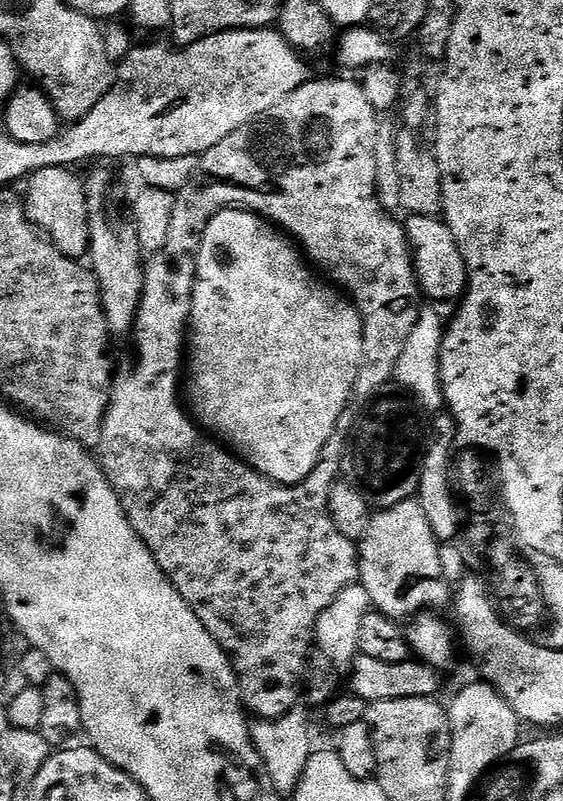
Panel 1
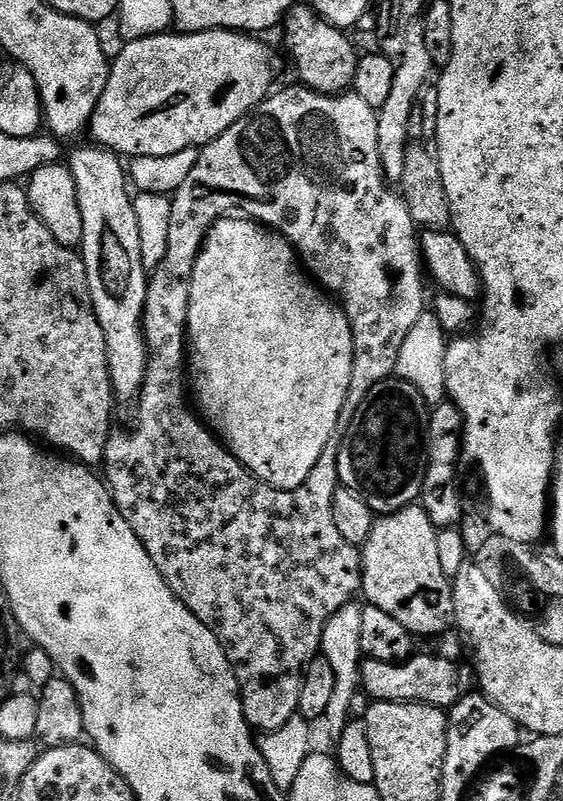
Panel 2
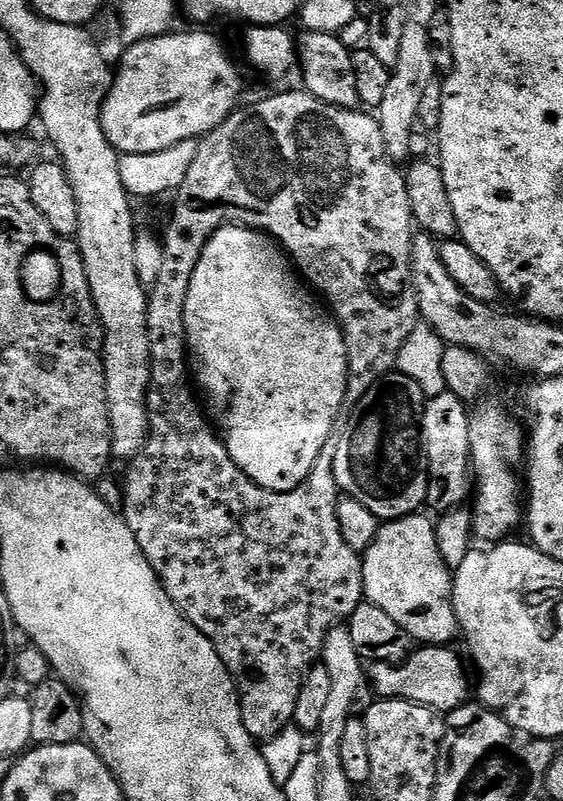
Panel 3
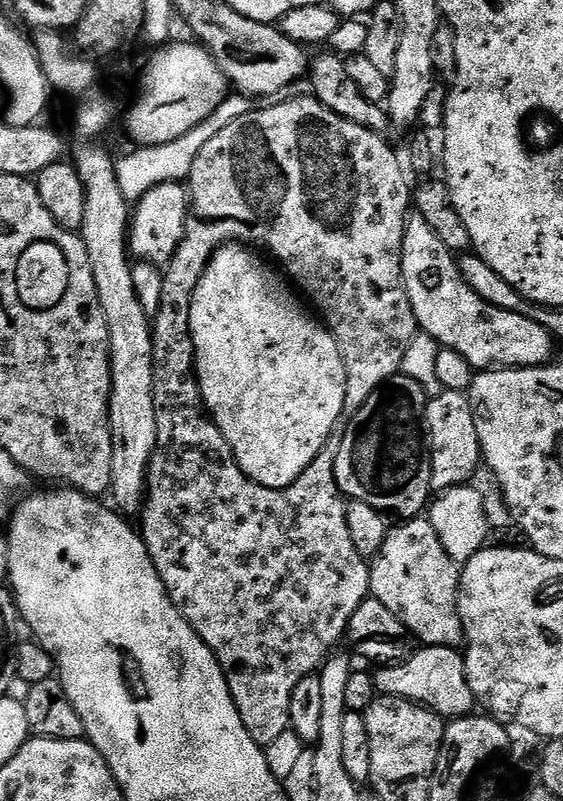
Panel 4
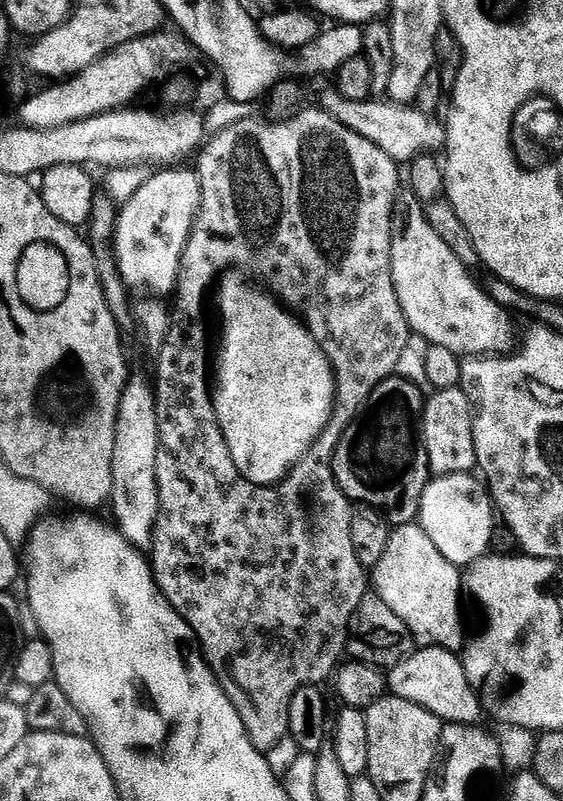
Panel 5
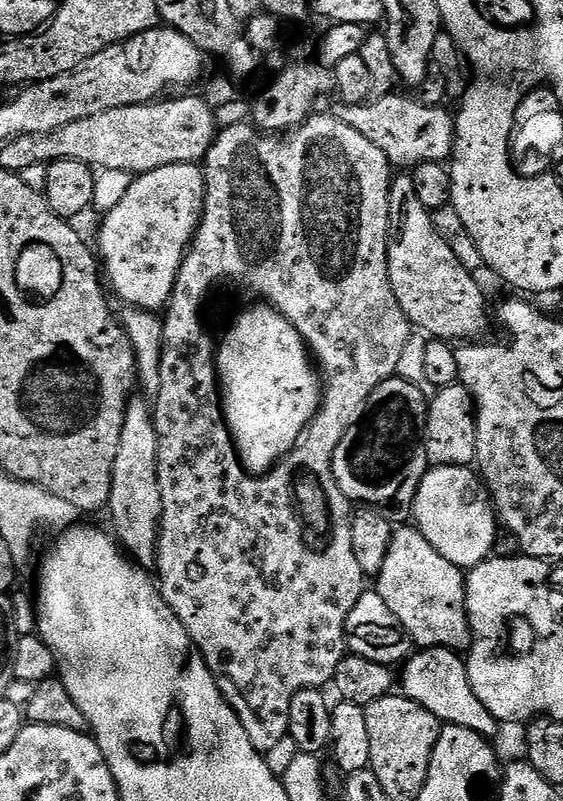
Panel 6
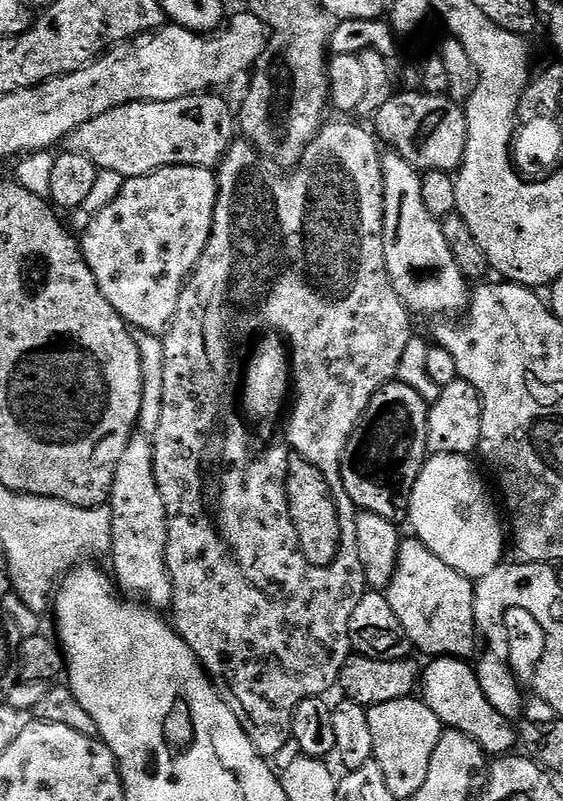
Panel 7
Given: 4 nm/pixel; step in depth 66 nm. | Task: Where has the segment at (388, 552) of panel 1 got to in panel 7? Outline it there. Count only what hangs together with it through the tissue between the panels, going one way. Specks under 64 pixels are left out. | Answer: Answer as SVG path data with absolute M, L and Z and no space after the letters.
M404 538L398 550L398 566L394 570L394 578L386 589L390 602L390 610L398 614L398 622L402 622L406 634L410 634L413 649L425 652L425 657L452 656L456 660L468 660L471 652L478 648L478 633L475 620L475 587L473 581L458 570L446 566L438 554L415 538Z

